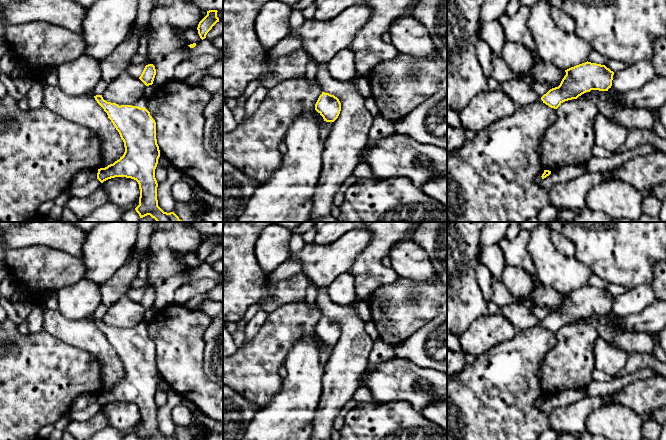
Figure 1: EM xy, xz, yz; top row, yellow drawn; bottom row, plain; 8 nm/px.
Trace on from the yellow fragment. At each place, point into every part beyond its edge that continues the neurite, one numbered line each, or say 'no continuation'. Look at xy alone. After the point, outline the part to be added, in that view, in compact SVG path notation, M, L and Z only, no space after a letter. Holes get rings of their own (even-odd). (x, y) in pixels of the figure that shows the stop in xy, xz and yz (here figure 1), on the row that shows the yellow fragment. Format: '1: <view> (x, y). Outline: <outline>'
1: xy (142, 102). Outline: M144 97L140 98L138 101L136 101L136 102L130 104L130 105L138 106L140 108L146 108L150 112L148 105L147 105L147 99L144 98Z

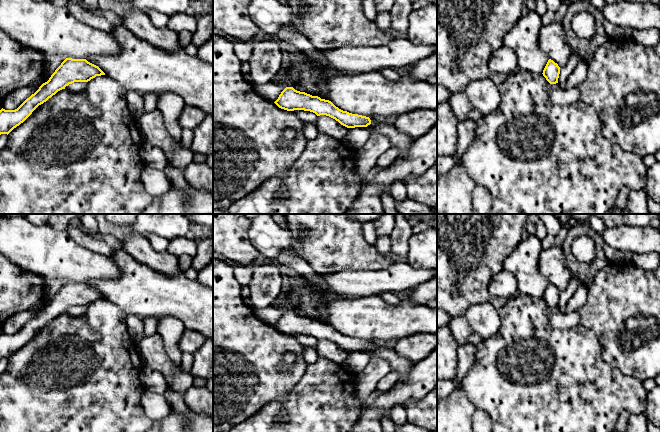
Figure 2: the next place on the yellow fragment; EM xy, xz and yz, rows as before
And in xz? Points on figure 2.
no continuation

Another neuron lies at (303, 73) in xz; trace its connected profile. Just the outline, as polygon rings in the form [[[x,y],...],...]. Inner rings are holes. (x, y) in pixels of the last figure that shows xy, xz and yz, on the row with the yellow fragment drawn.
[[[296,51],[291,54],[291,68],[283,83],[297,85],[305,93],[316,96],[314,88],[318,87],[322,91],[329,73],[317,67],[304,54]]]

